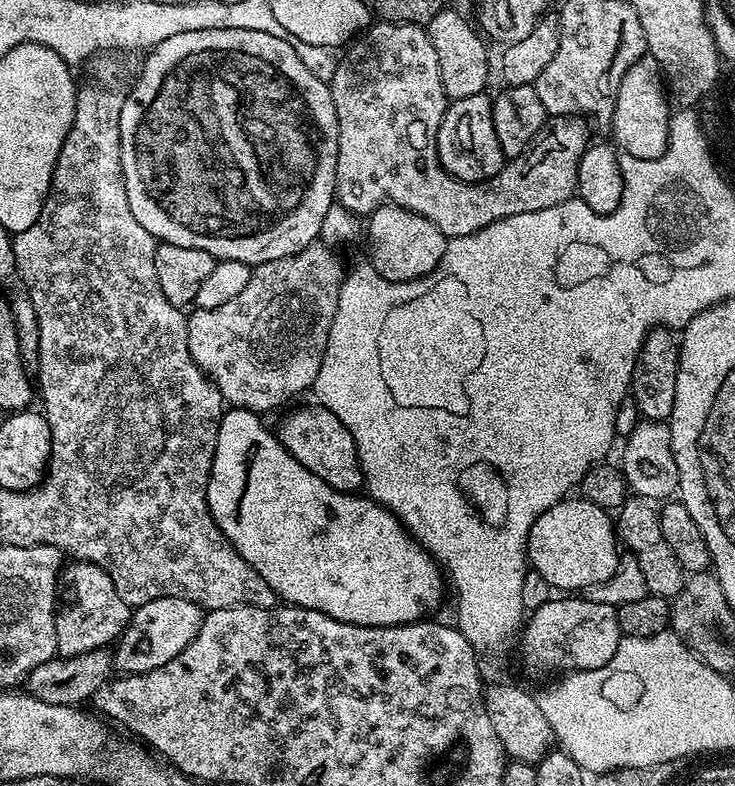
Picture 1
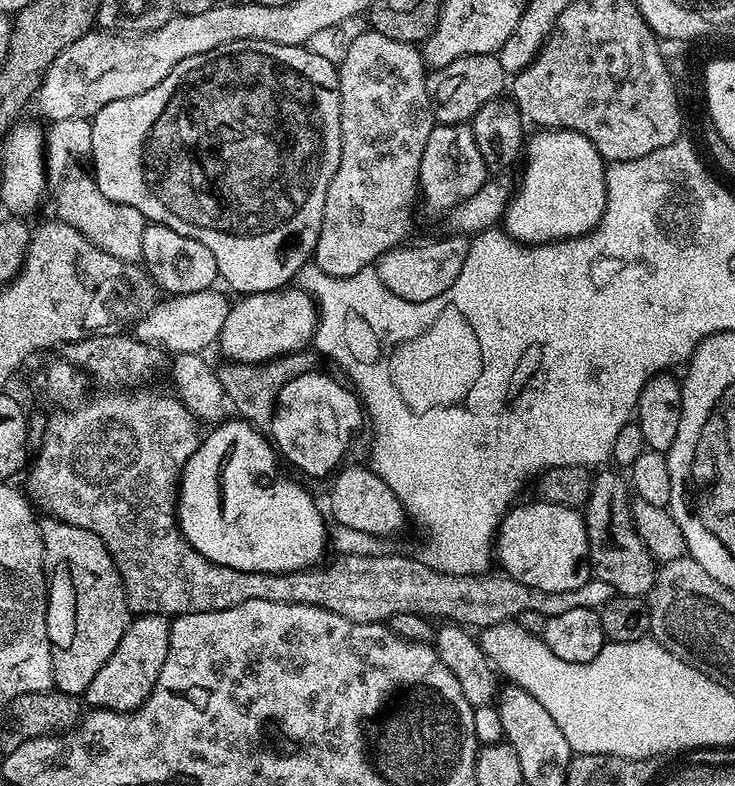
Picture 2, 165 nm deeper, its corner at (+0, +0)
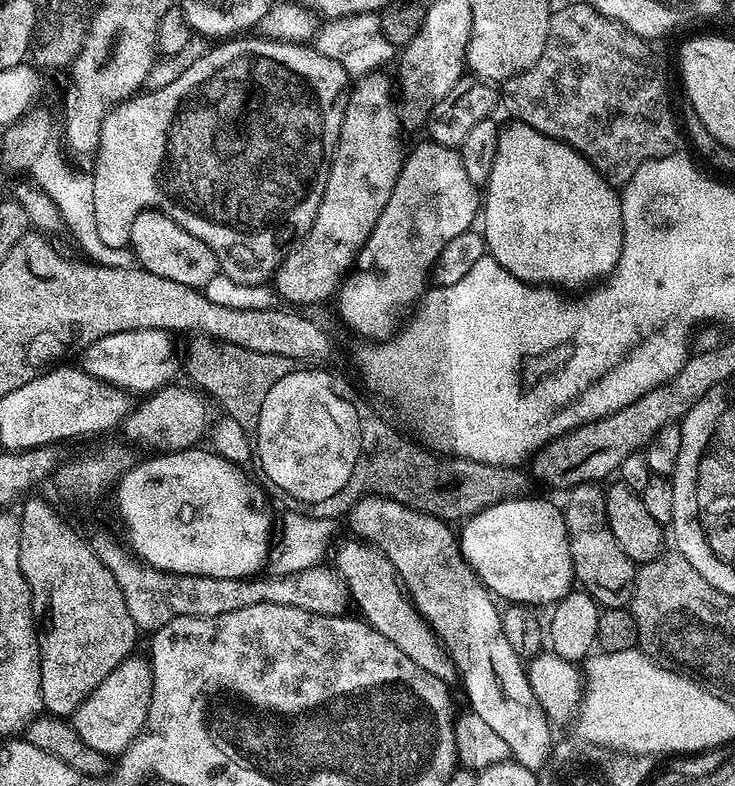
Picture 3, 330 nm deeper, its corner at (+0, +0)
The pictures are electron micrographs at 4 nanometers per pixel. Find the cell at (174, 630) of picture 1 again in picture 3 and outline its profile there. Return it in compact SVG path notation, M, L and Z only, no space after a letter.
M133 654L124 659L117 668L95 688L89 696L78 706L78 710L73 712L70 723L78 738L88 747L100 751L102 755L109 758L119 757L127 752L135 740L145 731L148 723L148 711L150 710L150 698L152 697L152 665L147 659L144 660L139 654Z

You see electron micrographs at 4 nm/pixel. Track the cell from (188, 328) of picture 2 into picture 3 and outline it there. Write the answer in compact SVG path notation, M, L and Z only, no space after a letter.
M143 328L132 332L109 334L92 341L83 349L82 368L101 383L116 390L151 394L175 381L178 376L178 360L172 357L173 337L164 330Z

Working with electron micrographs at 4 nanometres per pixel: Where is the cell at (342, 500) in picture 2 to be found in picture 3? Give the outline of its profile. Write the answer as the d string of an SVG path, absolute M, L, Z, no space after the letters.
M367 496L359 500L348 513L346 520L347 523L356 524L360 531L357 533L381 548L390 558L408 599L420 612L420 617L432 628L433 634L440 639L449 658L456 663L458 680L461 685L464 683L470 711L478 714L478 718L483 718L504 739L511 759L533 770L543 768L552 752L554 726L534 698L534 690L530 690L525 661L510 646L506 634L503 633L503 618L501 609L496 608L497 601L461 554L457 533L451 532L448 529L451 527L445 521L430 514L422 514L418 510L410 510L402 506L402 502L394 502L381 496Z

